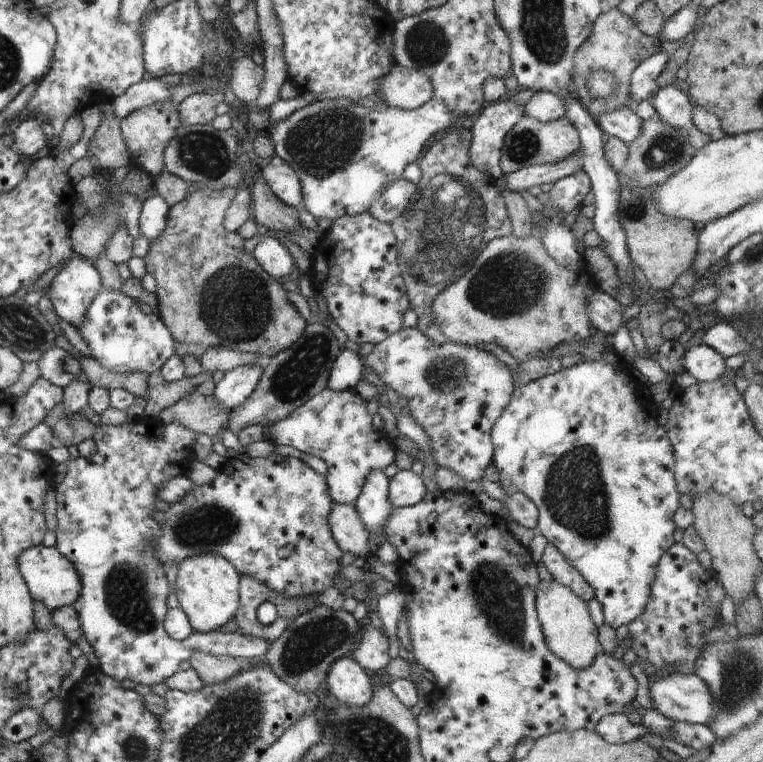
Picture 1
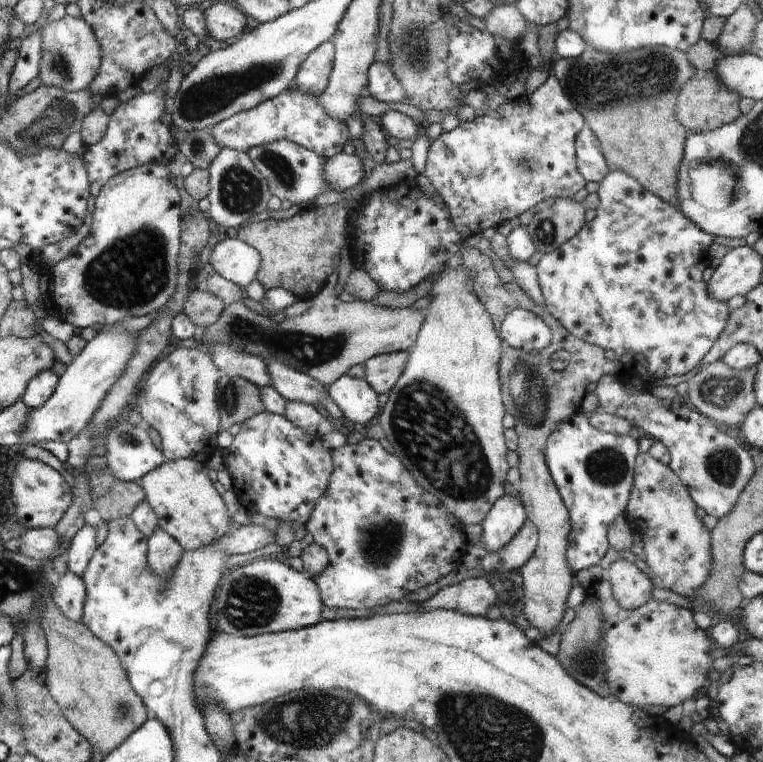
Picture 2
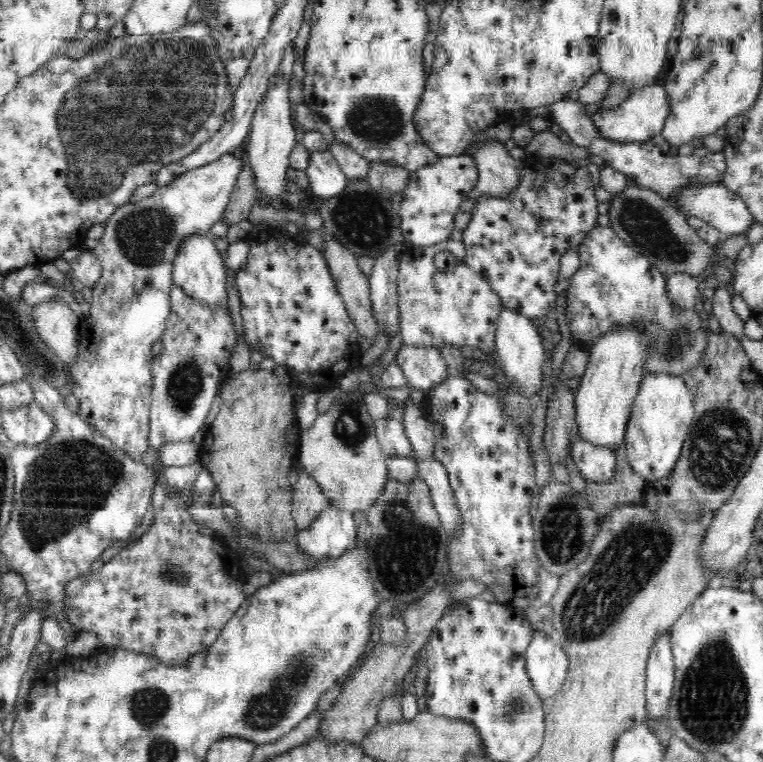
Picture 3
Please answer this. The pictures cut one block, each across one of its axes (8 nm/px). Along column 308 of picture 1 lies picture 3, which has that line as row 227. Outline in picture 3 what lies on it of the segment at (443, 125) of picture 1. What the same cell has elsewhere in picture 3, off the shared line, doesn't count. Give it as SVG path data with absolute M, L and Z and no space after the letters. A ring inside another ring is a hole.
M235 151L185 172L174 178L170 184L158 187L152 196L119 206L105 221L100 241L90 245L100 262L101 278L92 288L93 298L89 314L92 325L89 326L88 338L91 343L77 342L78 358L74 365L70 365L69 390L79 400L77 414L134 459L140 459L150 446L148 432L153 382L152 361L155 358L151 348L164 334L171 314L170 286L173 283L177 253L184 240L193 235L210 235L210 229L220 221L228 206L229 196L242 169L242 154Z

